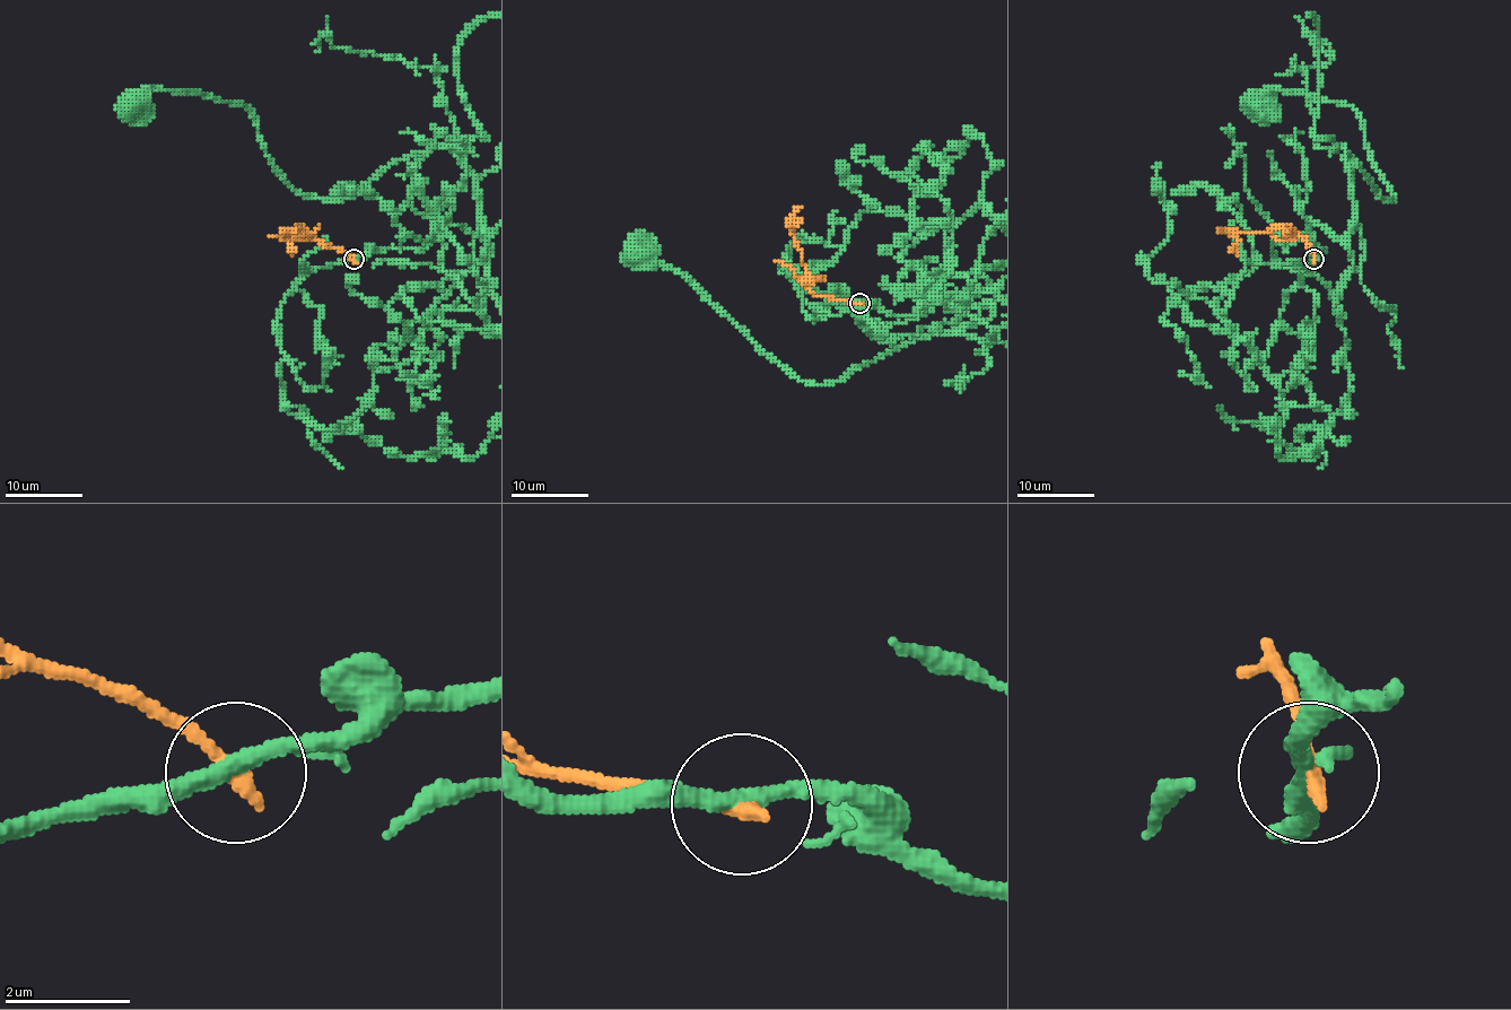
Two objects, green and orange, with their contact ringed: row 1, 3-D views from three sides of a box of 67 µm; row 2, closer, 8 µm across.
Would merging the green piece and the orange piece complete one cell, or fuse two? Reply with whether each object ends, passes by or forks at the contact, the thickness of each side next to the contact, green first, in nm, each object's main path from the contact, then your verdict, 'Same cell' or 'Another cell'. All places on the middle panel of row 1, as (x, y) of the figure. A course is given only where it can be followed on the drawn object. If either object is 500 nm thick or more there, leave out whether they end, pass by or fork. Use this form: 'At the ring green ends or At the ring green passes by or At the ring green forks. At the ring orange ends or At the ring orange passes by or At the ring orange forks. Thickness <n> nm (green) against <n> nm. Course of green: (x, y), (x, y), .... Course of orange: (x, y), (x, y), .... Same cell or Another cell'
At the ring green passes by. At the ring orange ends. Thickness 280 nm (green) against 280 nm. Course of green: (858, 303), (893, 314), (957, 303), (989, 330), (988, 339), (917, 337), (833, 382), (806, 383), (640, 245). Course of orange: (858, 303), (822, 297), (811, 289), (803, 251), (793, 232), (798, 218). Another cell

